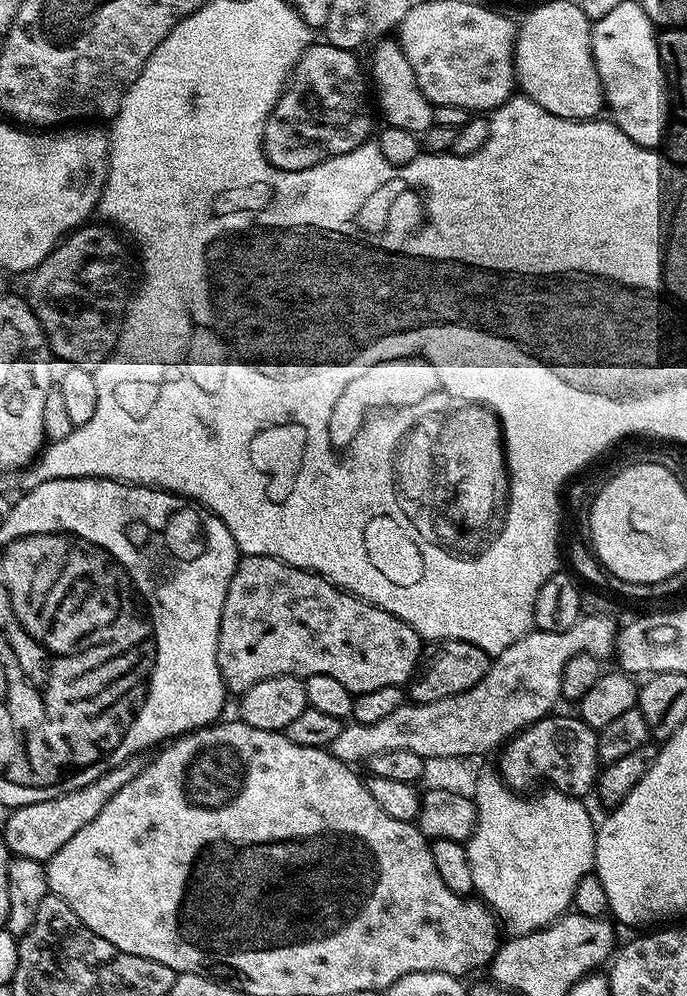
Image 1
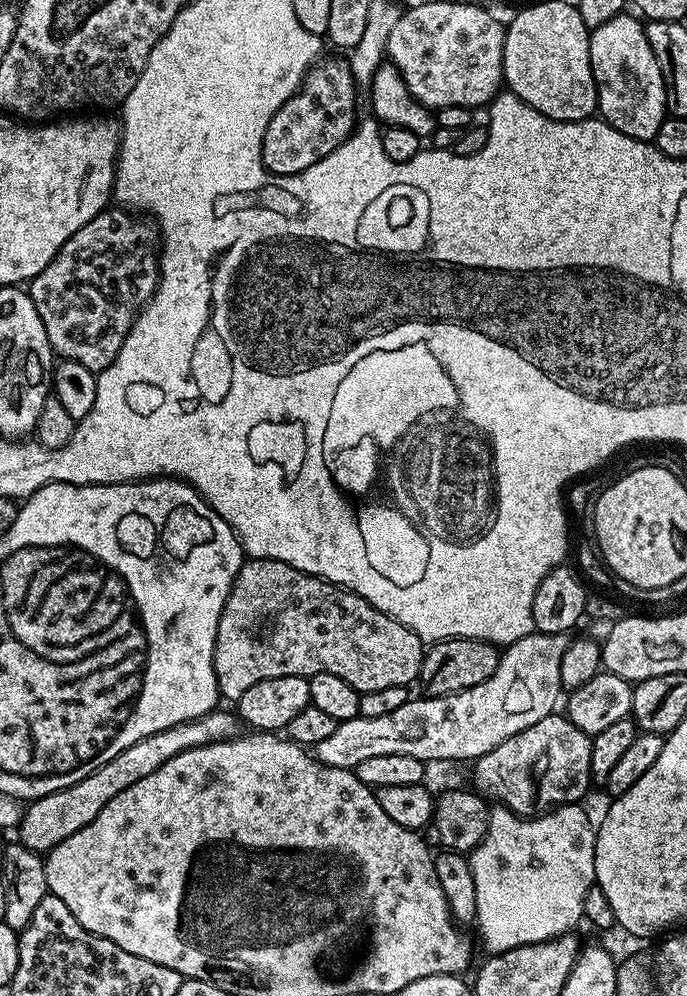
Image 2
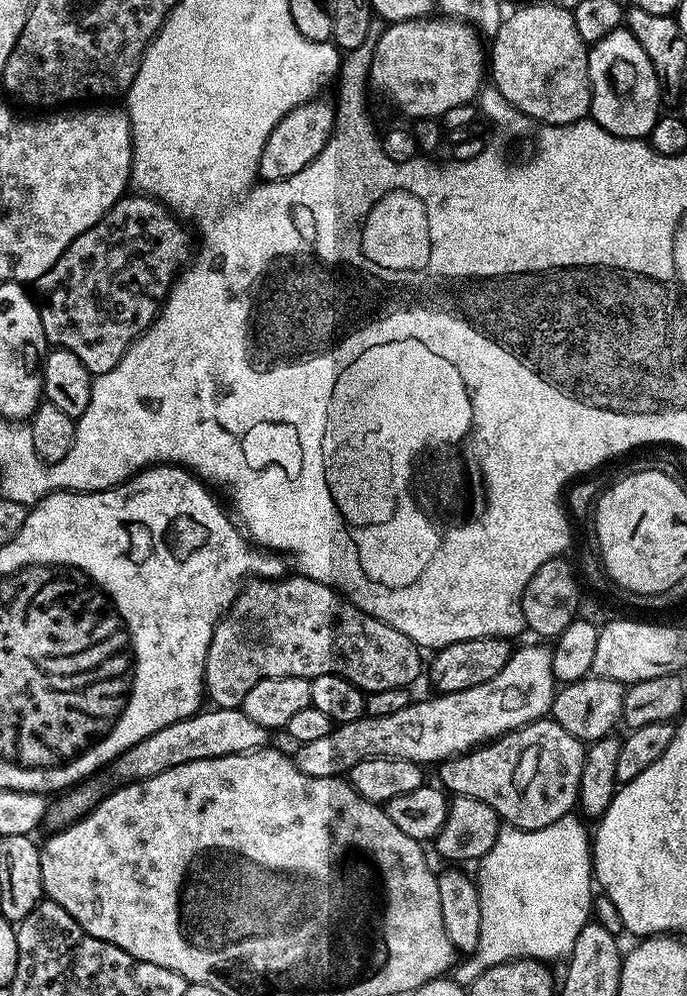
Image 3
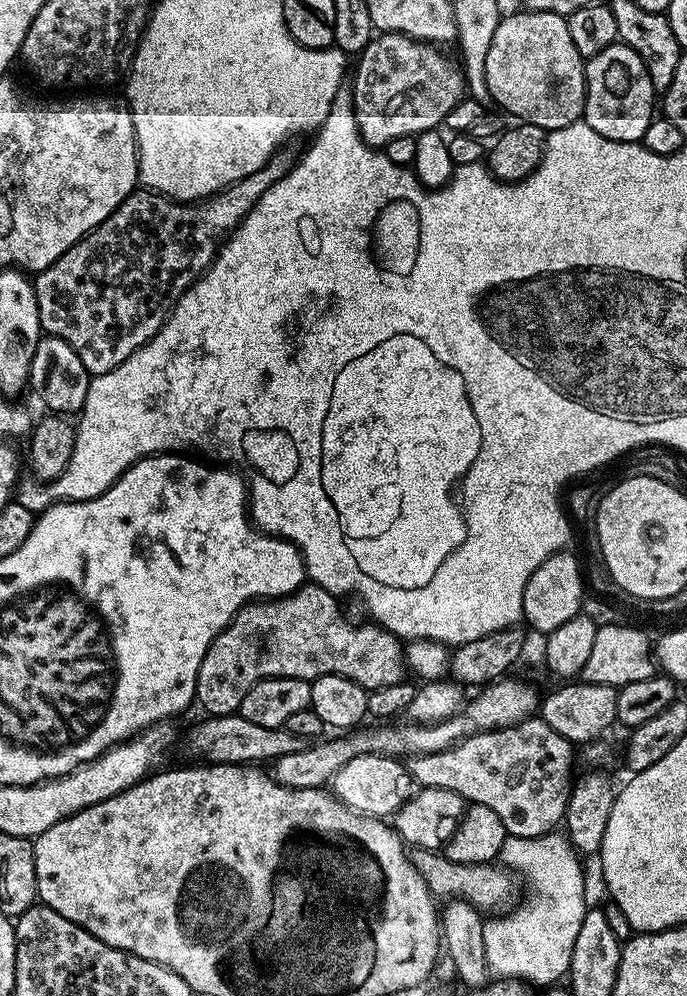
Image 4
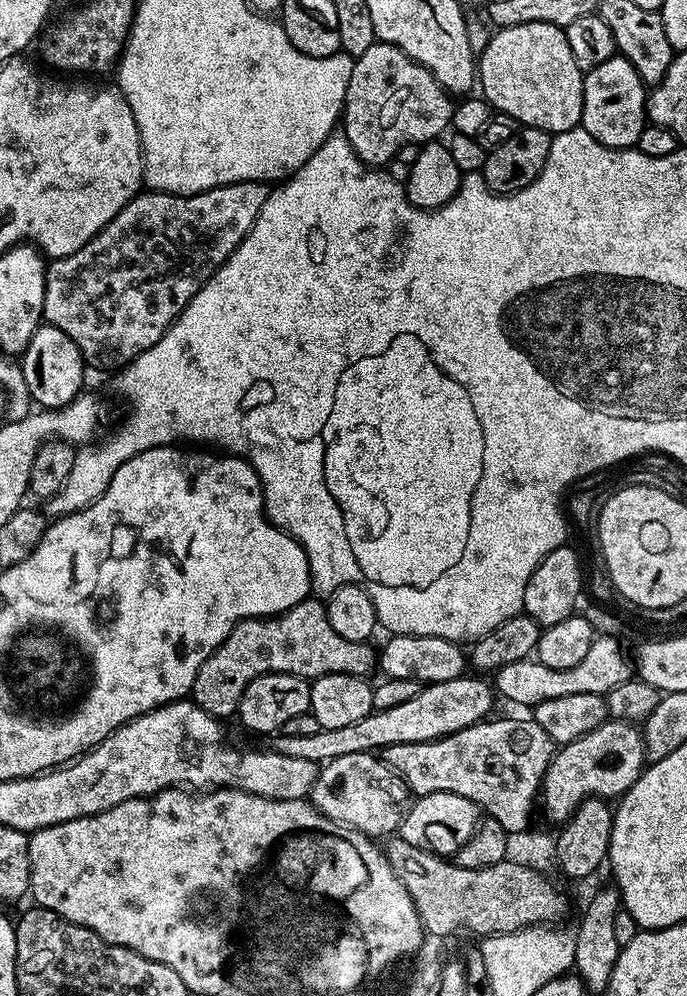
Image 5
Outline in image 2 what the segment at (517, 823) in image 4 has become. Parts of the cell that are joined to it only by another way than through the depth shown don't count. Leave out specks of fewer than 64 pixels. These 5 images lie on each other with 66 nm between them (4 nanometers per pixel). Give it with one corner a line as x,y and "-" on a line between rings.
553,714
479,756
474,761
473,785
481,796
525,818
559,808
561,804
580,804
588,784
593,783
591,749
592,737
578,730
567,715

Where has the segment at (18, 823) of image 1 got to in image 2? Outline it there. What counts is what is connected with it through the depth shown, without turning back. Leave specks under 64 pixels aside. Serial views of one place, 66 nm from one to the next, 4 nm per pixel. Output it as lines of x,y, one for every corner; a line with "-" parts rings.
213,710
196,720
158,730
158,734
142,738
142,742
134,742
134,746
122,750
122,754
110,758
106,766
98,766
98,770
94,770
86,778
76,780
74,786
60,788
54,794
35,797
29,803
32,805
23,809
18,825
19,843
35,852
47,854
54,846
66,842
70,834
78,834
82,826
94,822
94,818
98,818
102,806
106,806
110,798
122,794
122,790
134,786
134,782
142,782
146,774
154,774
154,770
158,770
158,766
166,766
170,758
195,748
205,748
211,744
222,744
225,740
237,739
241,735
240,728
242,729
237,713
232,710
220,711

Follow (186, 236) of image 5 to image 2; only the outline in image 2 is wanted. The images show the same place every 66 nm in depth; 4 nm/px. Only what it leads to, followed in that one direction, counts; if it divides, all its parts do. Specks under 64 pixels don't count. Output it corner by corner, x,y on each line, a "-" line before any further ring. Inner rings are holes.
324,58
313,64
300,83
300,91
278,109
270,118
270,126
266,126
262,142
265,168
276,176
293,176
336,150
357,123
356,91
358,85
347,61
-
112,206
90,218
58,250
50,266
30,281
26,291
38,310
38,318
42,318
42,326
46,326
53,353
60,360
73,360
97,374
114,362
136,317
156,293
161,244
157,225
151,219

